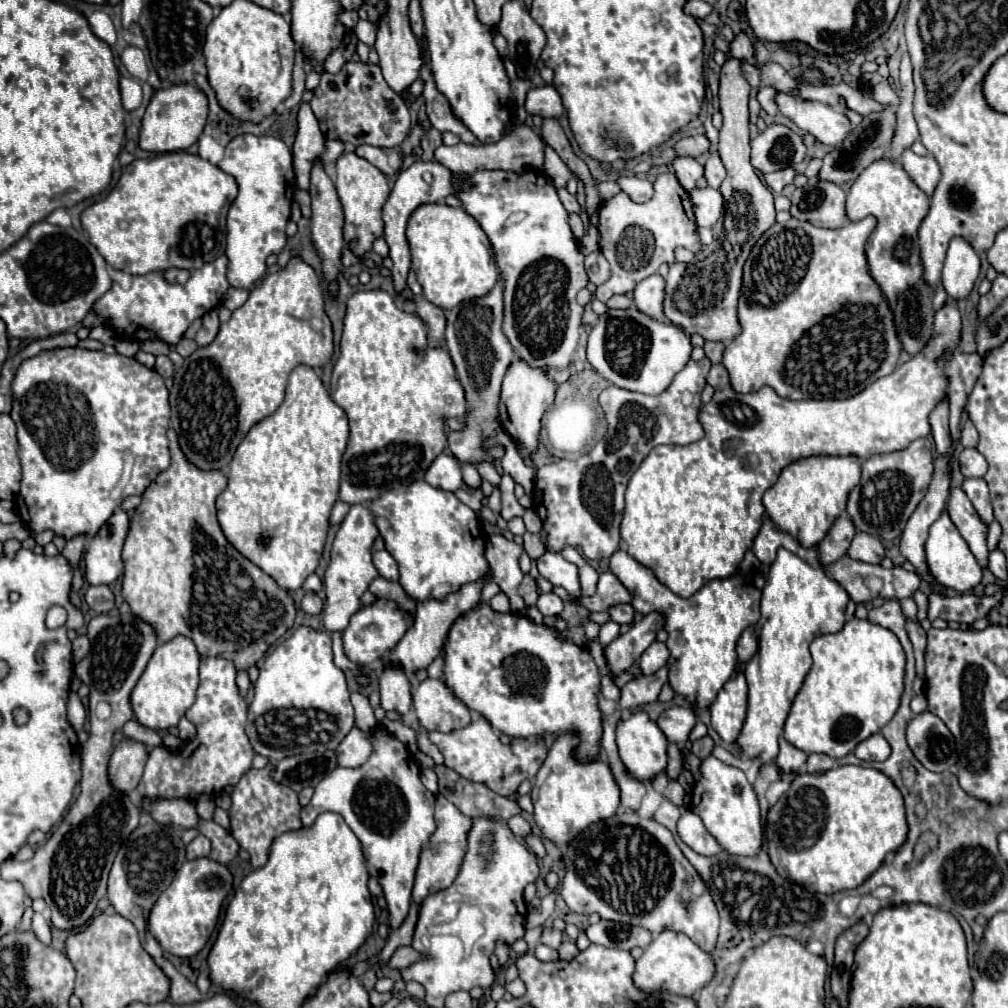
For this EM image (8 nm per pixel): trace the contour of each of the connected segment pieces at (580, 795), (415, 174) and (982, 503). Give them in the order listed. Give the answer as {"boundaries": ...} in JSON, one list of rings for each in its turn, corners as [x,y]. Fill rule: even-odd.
{"boundaries":[[[[560,733],[552,743],[540,771],[536,773],[532,785],[532,805],[534,821],[540,827],[542,835],[552,841],[560,851],[568,849],[568,843],[574,843],[578,835],[588,831],[592,823],[610,819],[616,815],[620,805],[620,793],[614,783],[608,763],[596,761],[582,765],[572,757],[572,749],[578,745],[574,733]]],[[[414,161],[408,169],[400,171],[394,189],[384,205],[384,239],[388,243],[390,249],[390,259],[394,261],[392,267],[392,279],[398,291],[402,291],[406,287],[406,275],[410,271],[410,249],[408,249],[408,241],[406,241],[406,223],[410,219],[410,215],[424,203],[438,203],[440,199],[448,197],[454,193],[454,179],[452,173],[436,163],[436,161]]],[[[966,479],[962,483],[962,491],[968,495],[968,499],[972,501],[974,509],[978,511],[980,519],[990,525],[994,521],[992,515],[992,505],[990,505],[990,493],[988,493],[988,485],[984,483],[984,479]]]]}

